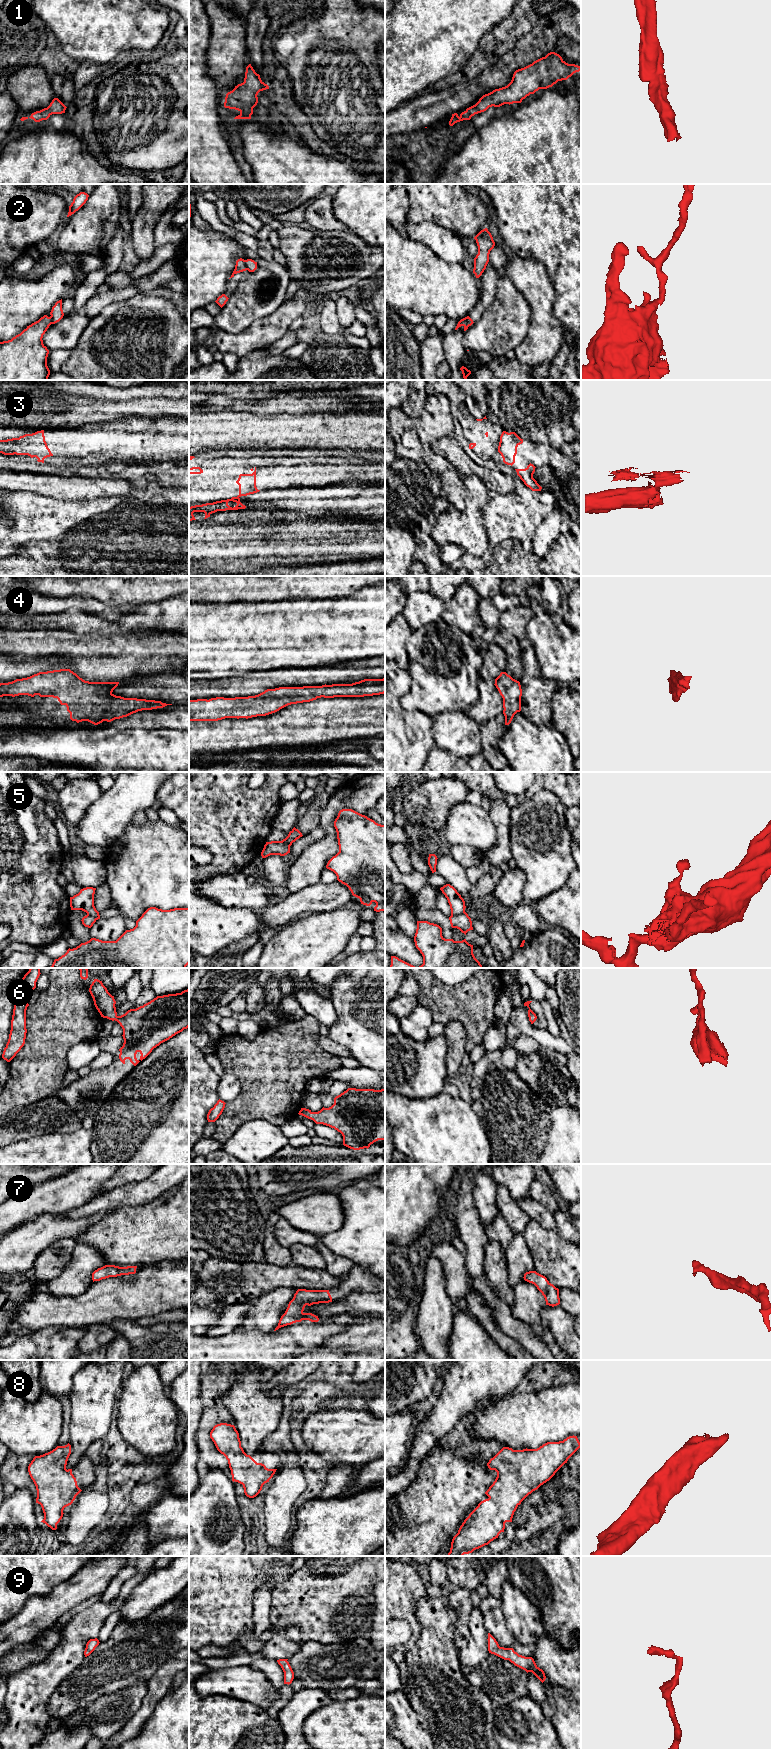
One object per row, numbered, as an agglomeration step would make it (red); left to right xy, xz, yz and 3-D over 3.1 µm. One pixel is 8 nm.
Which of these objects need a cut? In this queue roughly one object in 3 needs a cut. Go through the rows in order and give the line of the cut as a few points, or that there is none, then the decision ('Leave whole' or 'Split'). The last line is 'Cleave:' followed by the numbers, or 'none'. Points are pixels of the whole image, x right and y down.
1: No split. Leave whole
2: Split along xz (244, 260), (247, 269). Split
3: Split along xz (235, 497), (232, 498). Split
4: No split. Leave whole
5: Split along yz (464, 911), (451, 915). Split
6: No split. Leave whole
7: No split. Leave whole
8: No split. Leave whole
9: No split. Leave whole
Cleave: 2, 3, 5

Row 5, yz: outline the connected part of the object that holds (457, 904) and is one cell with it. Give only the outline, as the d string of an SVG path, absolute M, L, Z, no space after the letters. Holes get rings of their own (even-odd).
M446 884L440 890L448 900L451 915L459 915L465 912L465 901L453 886Z

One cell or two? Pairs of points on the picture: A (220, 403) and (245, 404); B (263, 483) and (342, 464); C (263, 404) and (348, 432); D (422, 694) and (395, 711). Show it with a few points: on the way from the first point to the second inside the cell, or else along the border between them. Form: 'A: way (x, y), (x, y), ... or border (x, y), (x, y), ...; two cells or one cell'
A: way (226, 404), (239, 404); one cell
B: way (283, 477), (288, 475), (317, 475), (322, 471); one cell
C: border (315, 413), (270, 413), (268, 415); two cells
D: border (410, 685), (410, 689), (400, 698), (403, 710); two cells

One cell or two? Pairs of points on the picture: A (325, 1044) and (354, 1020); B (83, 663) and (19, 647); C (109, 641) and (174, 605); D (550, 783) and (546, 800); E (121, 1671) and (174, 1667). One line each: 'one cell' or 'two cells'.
A: two cells
B: one cell
C: two cells
D: two cells
E: two cells

